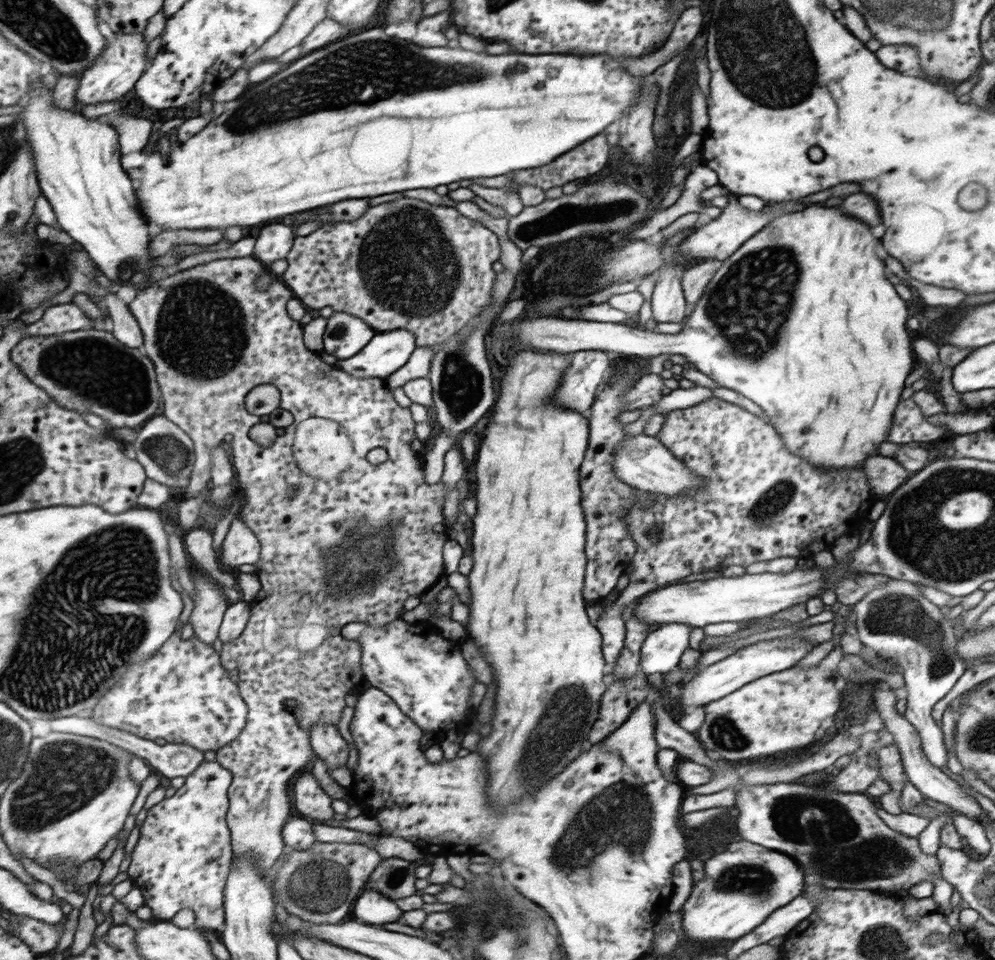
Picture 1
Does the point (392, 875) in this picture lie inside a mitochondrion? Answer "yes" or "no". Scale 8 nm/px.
yes

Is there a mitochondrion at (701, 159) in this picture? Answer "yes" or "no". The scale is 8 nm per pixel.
no

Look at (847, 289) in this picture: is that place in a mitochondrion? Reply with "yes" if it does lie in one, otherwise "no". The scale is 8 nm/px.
no

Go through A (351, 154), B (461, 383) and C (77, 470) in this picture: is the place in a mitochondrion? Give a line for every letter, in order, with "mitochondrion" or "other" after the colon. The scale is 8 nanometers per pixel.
A: other
B: mitochondrion
C: other

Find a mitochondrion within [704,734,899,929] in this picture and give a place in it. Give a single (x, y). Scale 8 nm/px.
(751, 879)

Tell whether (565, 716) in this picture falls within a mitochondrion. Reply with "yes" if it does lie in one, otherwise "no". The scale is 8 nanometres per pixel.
yes

